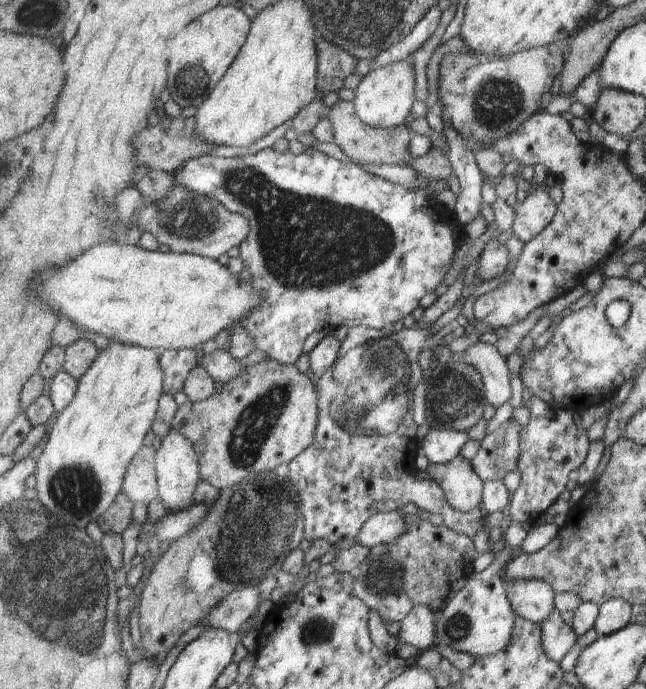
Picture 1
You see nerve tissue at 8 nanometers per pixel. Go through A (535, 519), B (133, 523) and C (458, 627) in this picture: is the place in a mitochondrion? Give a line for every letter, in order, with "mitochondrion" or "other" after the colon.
A: other
B: other
C: mitochondrion

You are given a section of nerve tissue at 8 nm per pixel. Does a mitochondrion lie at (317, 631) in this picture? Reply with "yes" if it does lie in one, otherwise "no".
yes

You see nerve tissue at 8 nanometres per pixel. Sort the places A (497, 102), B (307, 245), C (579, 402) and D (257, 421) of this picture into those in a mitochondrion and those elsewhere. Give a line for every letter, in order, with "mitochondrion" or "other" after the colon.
A: mitochondrion
B: mitochondrion
C: other
D: mitochondrion

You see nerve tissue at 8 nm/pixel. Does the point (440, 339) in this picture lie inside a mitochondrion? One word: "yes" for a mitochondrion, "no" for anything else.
no

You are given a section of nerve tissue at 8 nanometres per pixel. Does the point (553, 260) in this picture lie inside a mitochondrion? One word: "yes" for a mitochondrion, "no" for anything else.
no

